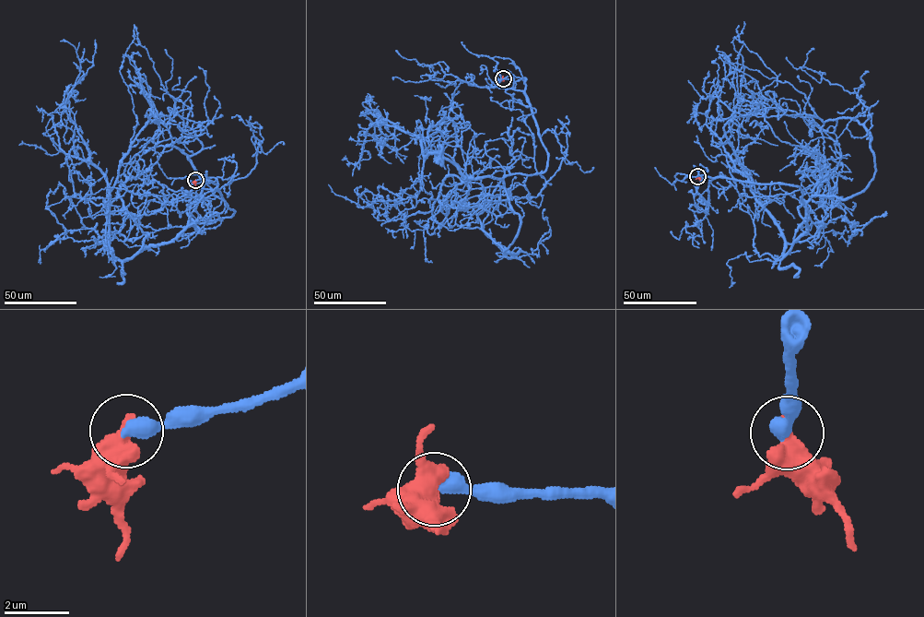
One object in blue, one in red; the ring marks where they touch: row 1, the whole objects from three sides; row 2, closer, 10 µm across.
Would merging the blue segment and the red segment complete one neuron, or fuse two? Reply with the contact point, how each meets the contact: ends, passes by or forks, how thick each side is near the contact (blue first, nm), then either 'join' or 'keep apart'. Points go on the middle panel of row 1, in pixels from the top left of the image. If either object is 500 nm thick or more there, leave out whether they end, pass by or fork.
(503, 78) | 480/650 nm | keep apart

